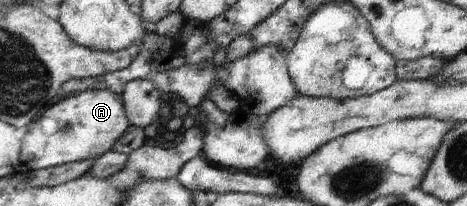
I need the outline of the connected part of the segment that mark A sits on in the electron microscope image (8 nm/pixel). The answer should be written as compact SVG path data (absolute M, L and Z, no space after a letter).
M85 90L73 96L64 96L27 125L26 134L22 136L21 165L16 173L28 174L35 170L97 159L112 151L112 145L128 130L128 126L130 123L121 94L109 90Z

